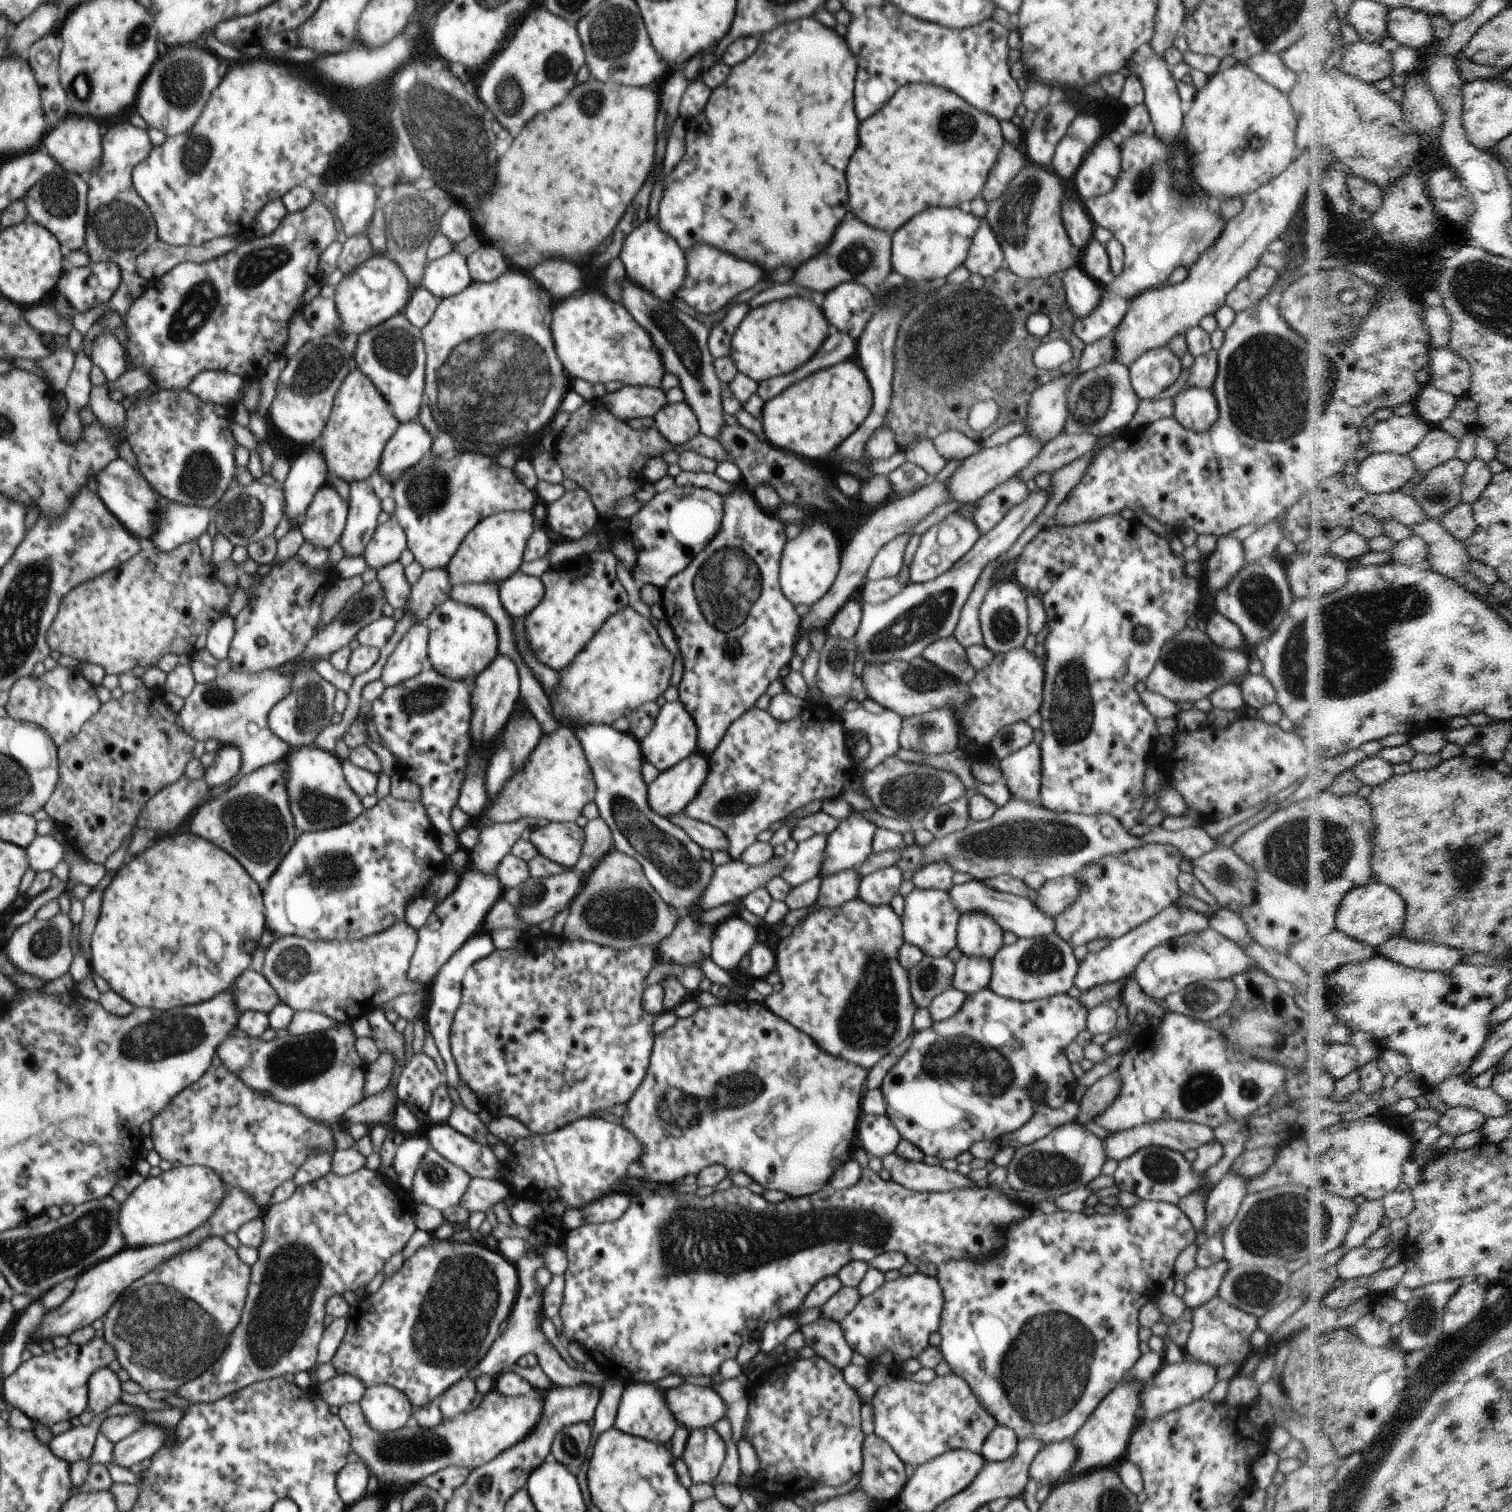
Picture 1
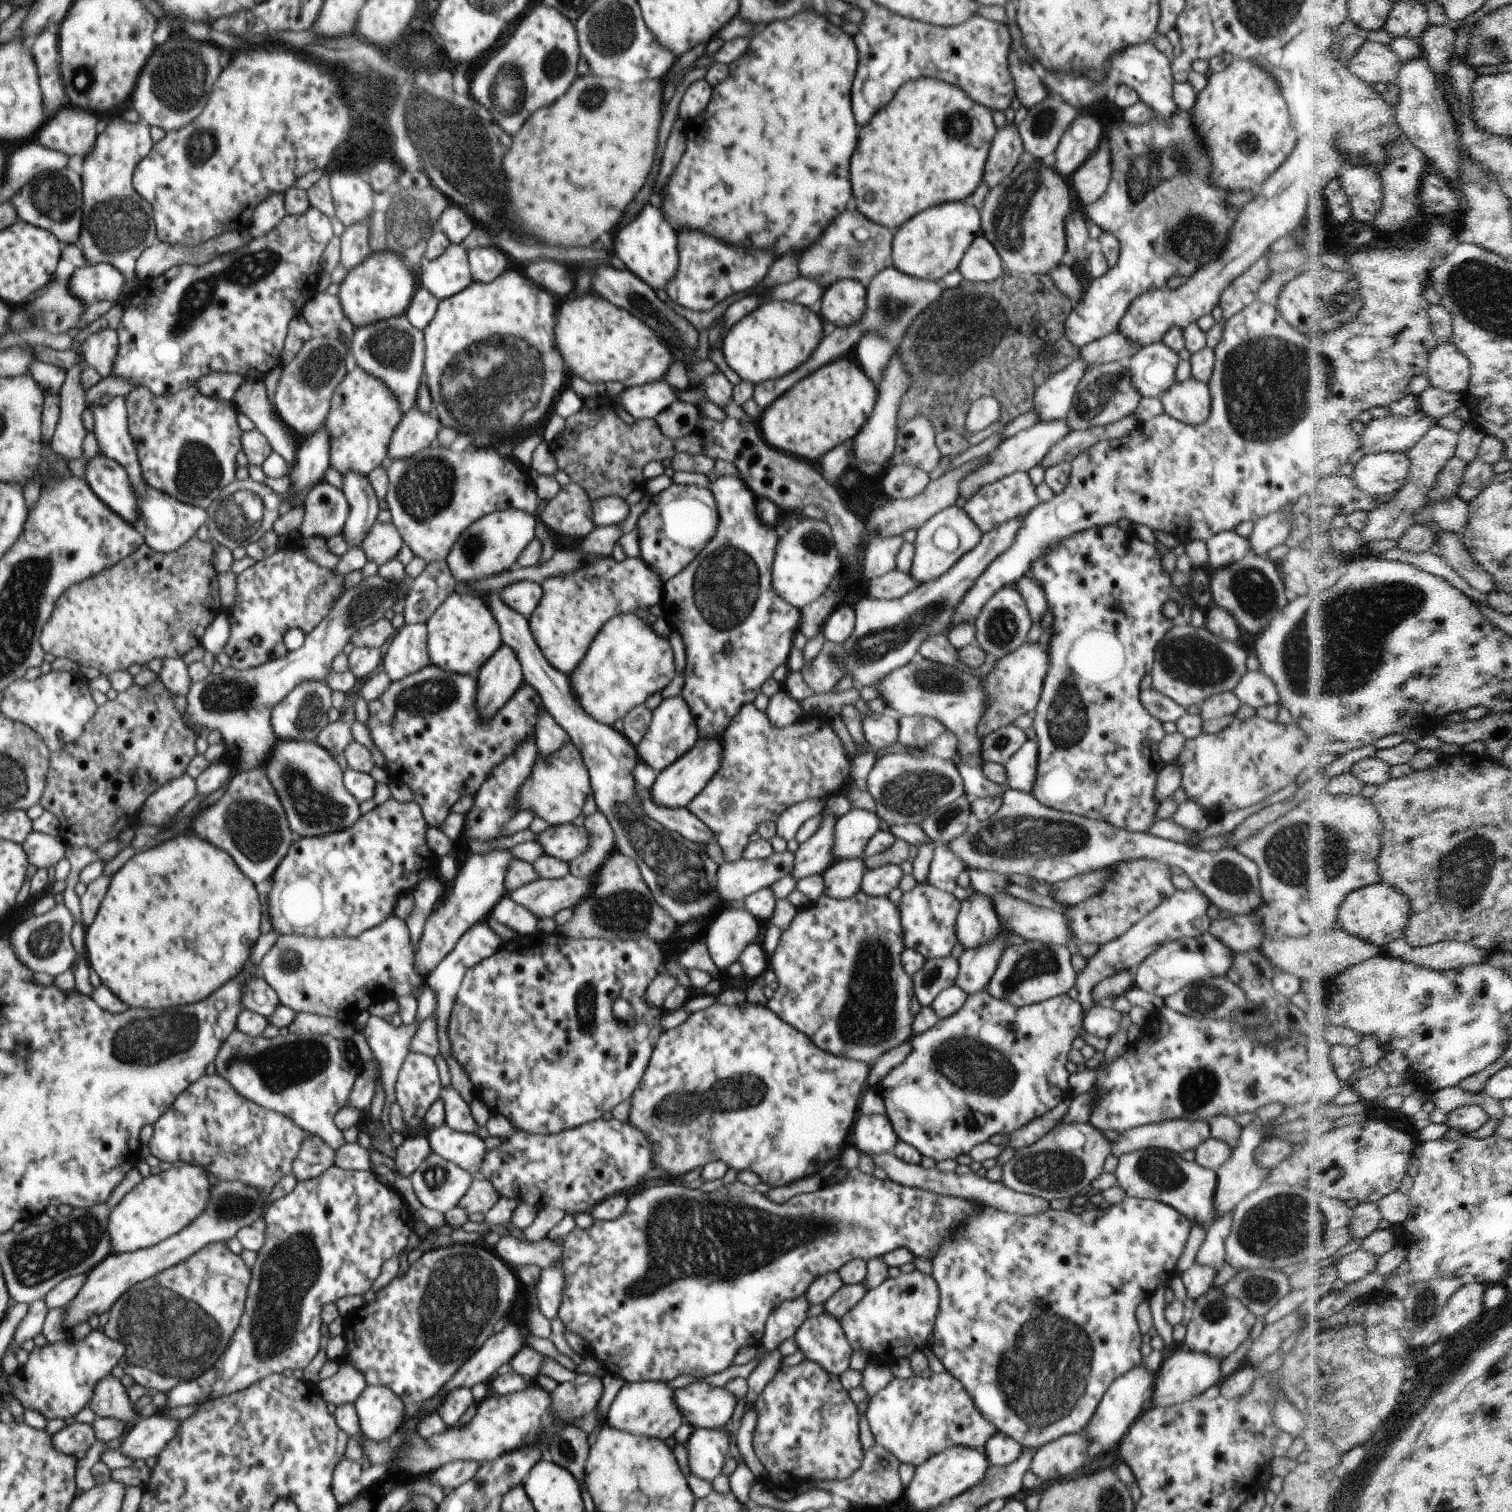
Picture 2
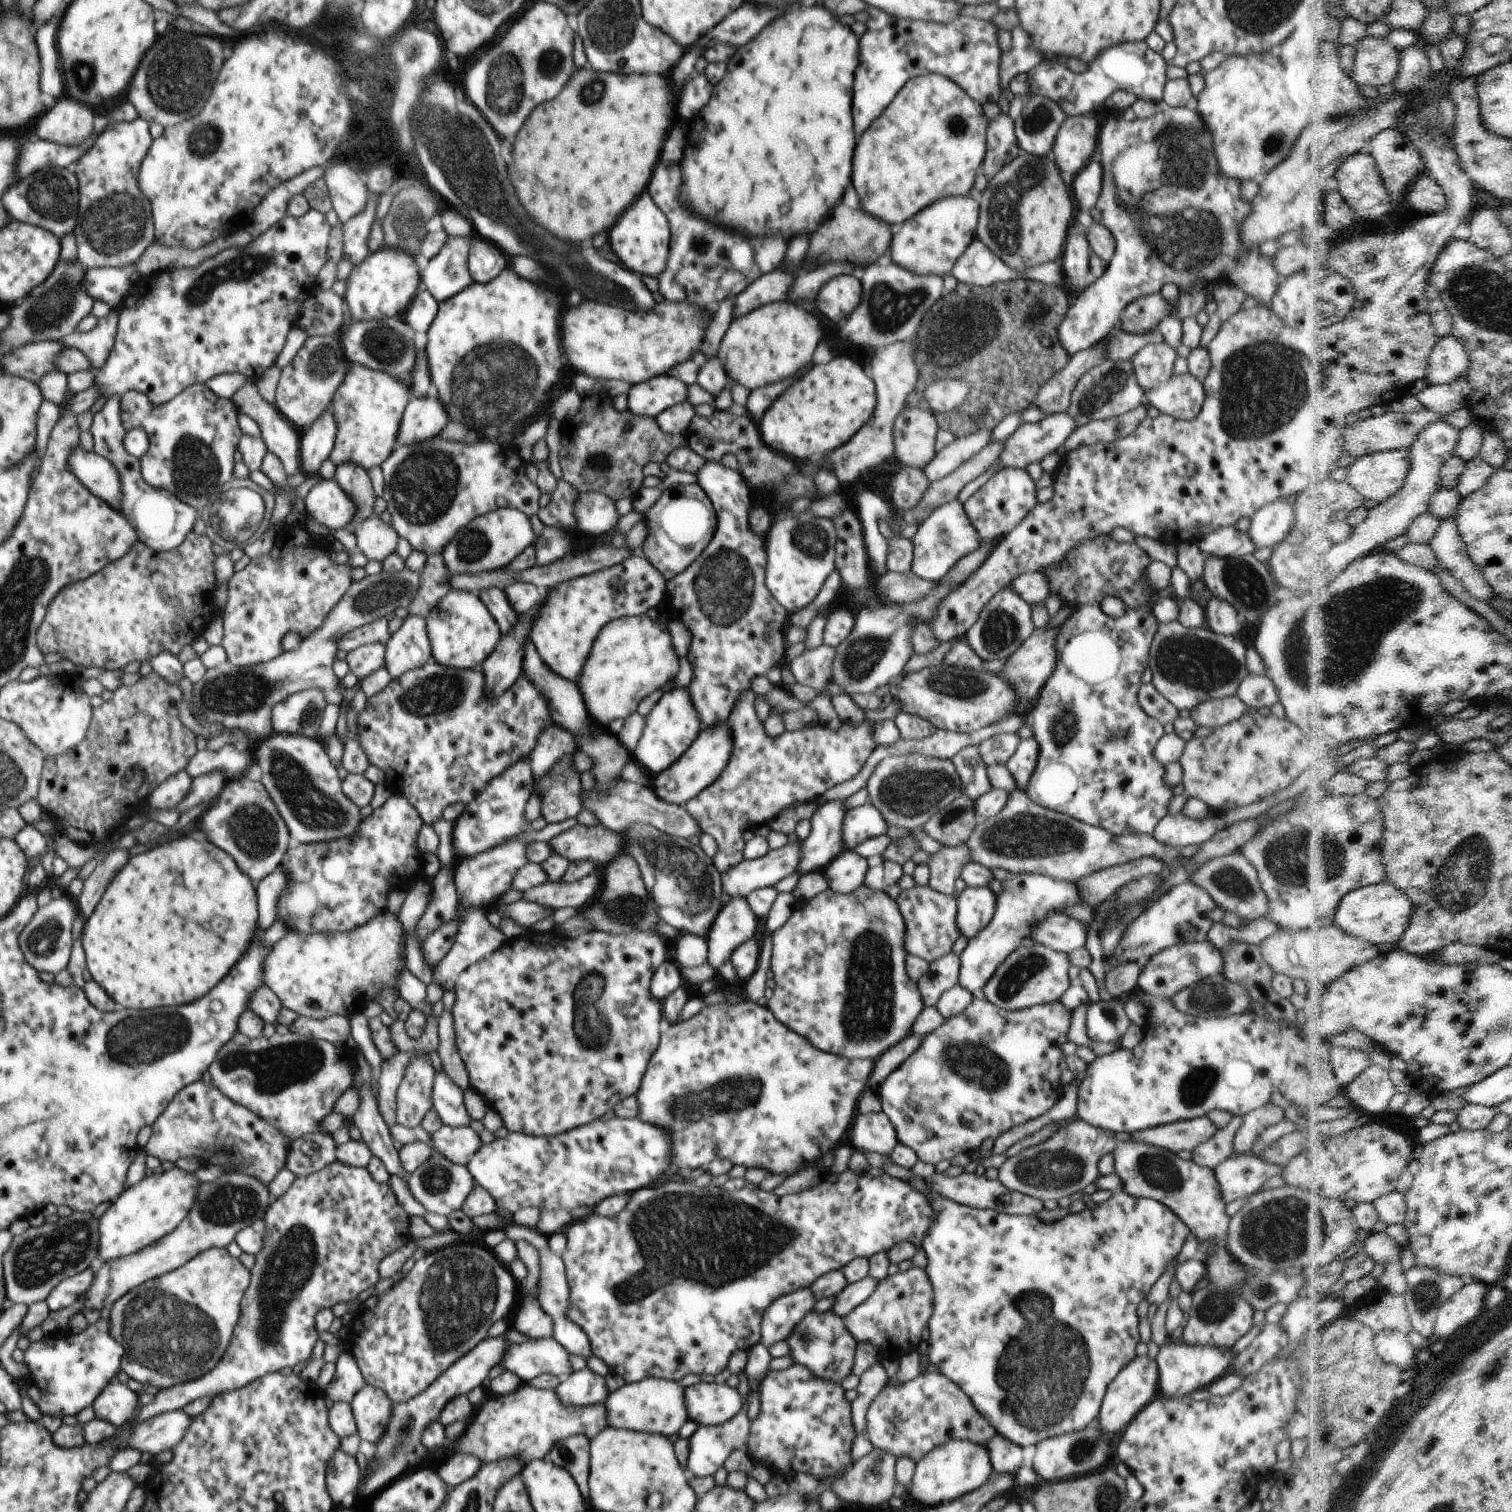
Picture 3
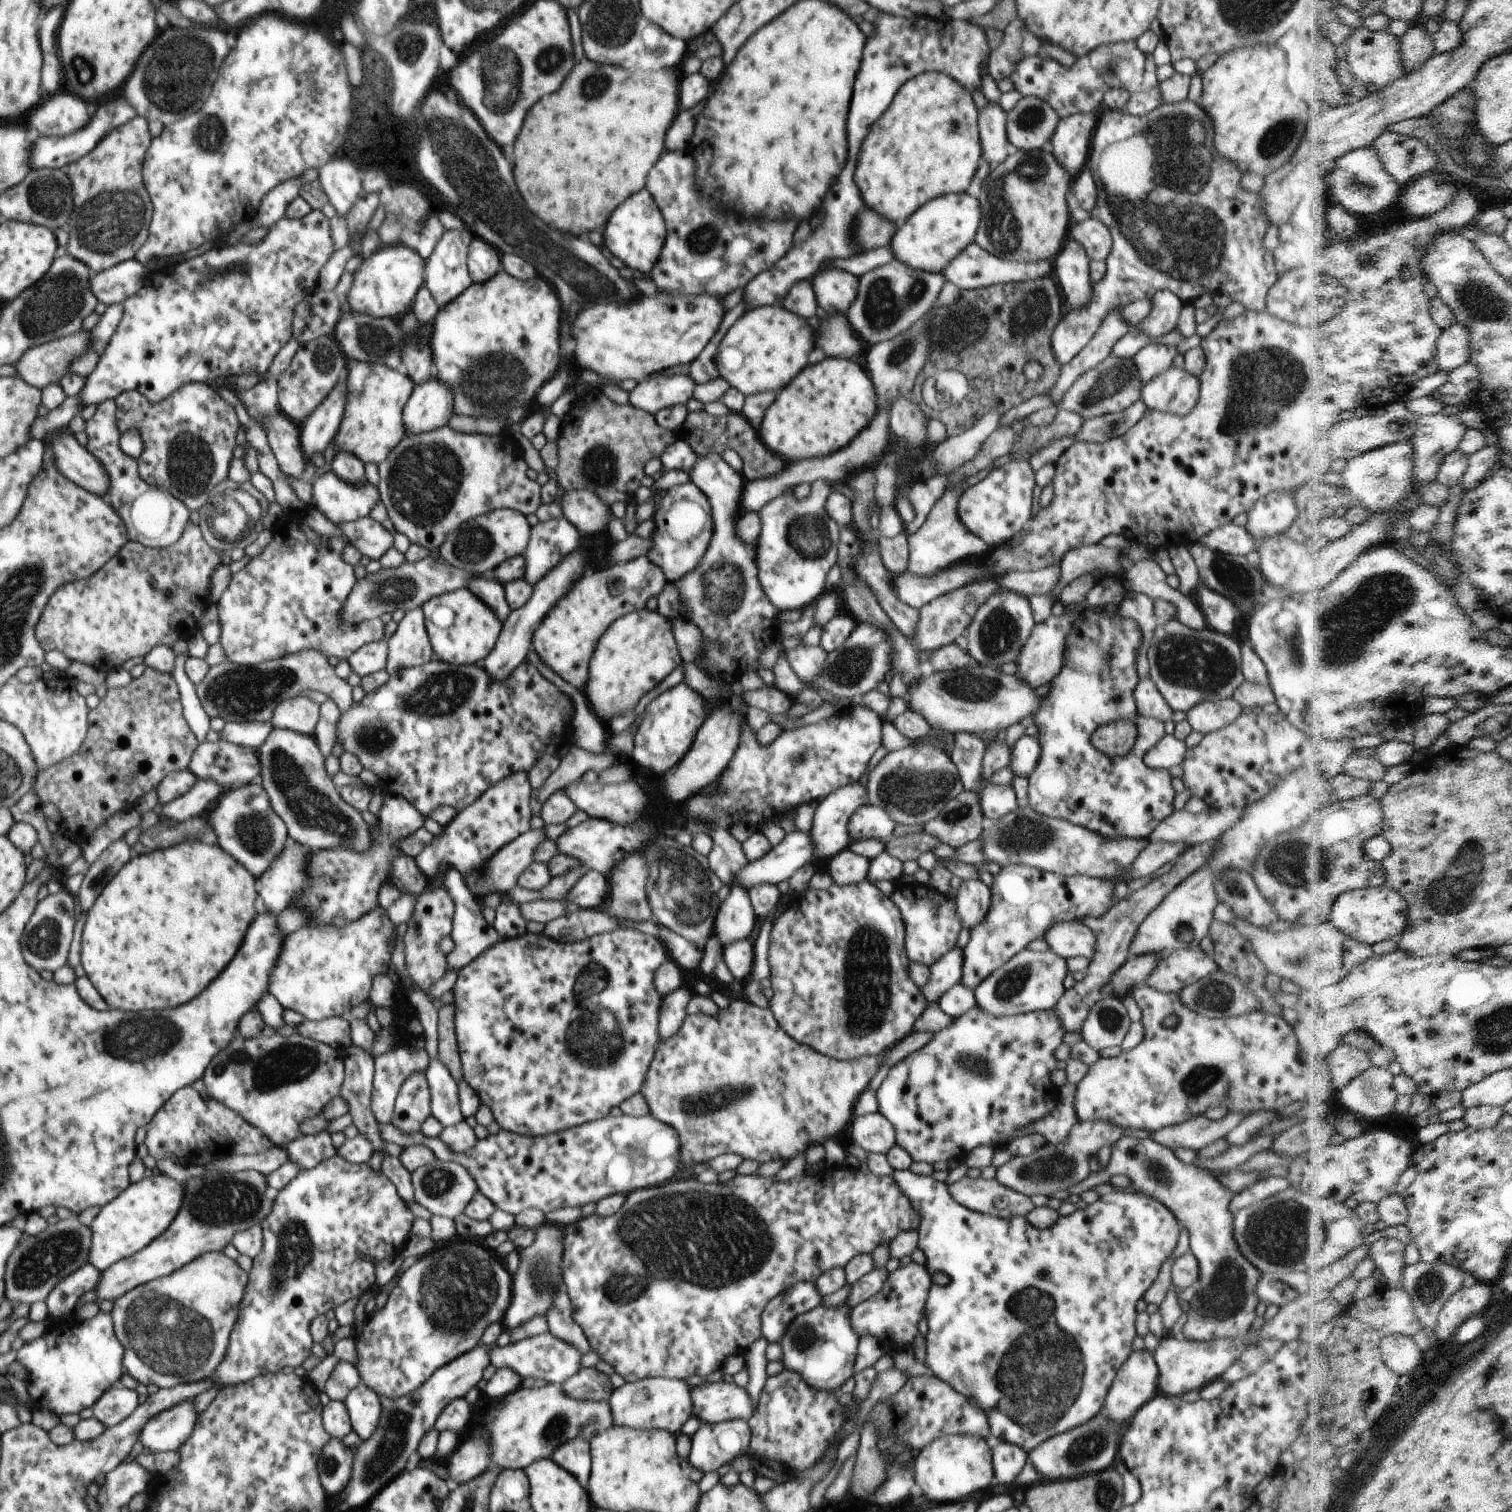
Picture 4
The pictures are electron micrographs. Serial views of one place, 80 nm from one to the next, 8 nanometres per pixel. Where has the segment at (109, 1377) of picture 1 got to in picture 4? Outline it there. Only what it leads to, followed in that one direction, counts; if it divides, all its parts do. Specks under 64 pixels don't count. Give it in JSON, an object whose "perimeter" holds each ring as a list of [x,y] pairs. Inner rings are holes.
{"perimeter":[[[118,1384],[110,1387],[93,1406],[93,1416],[104,1423],[106,1428],[113,1427],[130,1416],[138,1404],[138,1393]]]}

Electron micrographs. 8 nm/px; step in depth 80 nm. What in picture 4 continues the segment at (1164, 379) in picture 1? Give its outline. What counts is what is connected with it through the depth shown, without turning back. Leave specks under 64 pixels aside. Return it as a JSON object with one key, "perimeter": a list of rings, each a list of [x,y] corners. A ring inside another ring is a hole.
{"perimeter":[[[1150,343],[1142,347],[1134,356],[1133,361],[1139,372],[1140,380],[1145,385],[1155,376],[1166,372],[1172,367],[1172,360],[1177,355],[1176,346]]]}

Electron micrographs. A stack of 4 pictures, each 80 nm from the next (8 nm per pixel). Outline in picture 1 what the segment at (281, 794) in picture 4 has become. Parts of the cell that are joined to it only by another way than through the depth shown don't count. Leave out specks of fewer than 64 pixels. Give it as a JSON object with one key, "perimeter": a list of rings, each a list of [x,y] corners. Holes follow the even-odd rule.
{"perimeter":[[[313,745],[293,747],[285,756],[285,765],[289,770],[287,777],[289,805],[295,820],[295,827],[298,830],[312,832],[342,826],[347,822],[352,822],[365,809],[361,798],[350,788],[343,773],[342,760],[336,754]]]}

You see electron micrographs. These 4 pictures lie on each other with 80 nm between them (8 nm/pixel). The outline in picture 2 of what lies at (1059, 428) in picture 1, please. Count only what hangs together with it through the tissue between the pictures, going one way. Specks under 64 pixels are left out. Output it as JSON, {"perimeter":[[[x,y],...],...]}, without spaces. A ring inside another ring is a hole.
{"perimeter":[[[1079,356],[1066,369],[1046,378],[1036,388],[1036,394],[1033,394],[1033,411],[1037,413],[1039,421],[1050,422],[1067,418],[1072,397],[1087,366]]]}

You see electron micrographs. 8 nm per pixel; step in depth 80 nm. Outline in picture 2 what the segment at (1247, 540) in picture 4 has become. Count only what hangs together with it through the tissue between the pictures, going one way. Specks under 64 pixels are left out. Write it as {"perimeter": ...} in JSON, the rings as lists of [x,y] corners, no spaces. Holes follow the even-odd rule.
{"perimeter":[[[1224,531],[1211,536],[1207,541],[1209,557],[1206,570],[1216,572],[1232,563],[1241,561],[1252,552],[1249,542],[1235,531]]]}

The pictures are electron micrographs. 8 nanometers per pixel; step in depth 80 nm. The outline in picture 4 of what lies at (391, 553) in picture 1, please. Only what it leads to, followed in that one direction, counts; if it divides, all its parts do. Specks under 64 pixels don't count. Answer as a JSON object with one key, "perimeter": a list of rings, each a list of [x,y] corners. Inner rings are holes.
{"perimeter":[[[369,515],[337,525],[363,557],[379,560],[393,547],[393,535]]]}

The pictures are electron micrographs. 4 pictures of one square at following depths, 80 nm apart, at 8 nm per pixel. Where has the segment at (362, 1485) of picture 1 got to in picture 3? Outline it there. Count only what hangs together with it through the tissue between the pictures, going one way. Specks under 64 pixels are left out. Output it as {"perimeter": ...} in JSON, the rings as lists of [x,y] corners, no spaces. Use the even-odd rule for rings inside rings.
{"perimeter":[[[338,1449],[328,1461],[325,1481],[336,1507],[348,1503],[358,1493],[361,1469],[356,1460]]]}

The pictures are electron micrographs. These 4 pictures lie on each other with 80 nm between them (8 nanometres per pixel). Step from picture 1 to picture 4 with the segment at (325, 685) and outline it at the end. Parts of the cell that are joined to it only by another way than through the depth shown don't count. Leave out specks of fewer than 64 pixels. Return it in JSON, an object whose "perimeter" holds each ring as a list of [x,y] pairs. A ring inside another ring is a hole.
{"perimeter":[[[296,695],[284,699],[276,706],[271,723],[276,729],[288,729],[314,737],[314,731],[319,721],[320,707],[310,698]]]}

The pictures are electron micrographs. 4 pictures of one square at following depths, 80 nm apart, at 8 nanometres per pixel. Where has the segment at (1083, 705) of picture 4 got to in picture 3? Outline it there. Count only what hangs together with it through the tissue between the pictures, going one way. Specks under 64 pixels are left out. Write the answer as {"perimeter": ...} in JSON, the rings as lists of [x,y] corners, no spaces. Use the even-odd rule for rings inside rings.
{"perimeter":[[[1106,534],[1104,536],[1096,537],[1087,541],[1079,542],[1079,545],[1076,545],[1074,548],[1071,548],[1069,550],[1069,553],[1065,554],[1065,557],[1060,561],[1057,562],[1055,565],[1047,566],[1046,569],[1042,570],[1042,572],[1045,574],[1045,577],[1047,578],[1050,593],[1054,592],[1054,594],[1058,594],[1061,598],[1062,606],[1069,603],[1070,605],[1073,605],[1075,609],[1072,611],[1072,614],[1059,626],[1059,633],[1056,635],[1055,638],[1055,648],[1057,649],[1057,661],[1056,666],[1054,669],[1054,672],[1051,674],[1050,677],[1047,678],[1047,681],[1044,683],[1044,686],[1042,687],[1042,690],[1039,694],[1039,697],[1037,698],[1037,704],[1033,707],[1033,711],[1031,712],[1030,716],[1030,723],[1032,724],[1032,730],[1033,730],[1033,736],[1036,739],[1036,742],[1040,745],[1040,752],[1038,755],[1037,765],[1035,768],[1035,771],[1032,773],[1032,776],[1030,777],[1028,786],[1026,788],[1026,792],[1028,793],[1028,796],[1035,802],[1038,803],[1041,807],[1044,807],[1045,809],[1050,809],[1062,814],[1067,814],[1068,816],[1071,816],[1072,818],[1075,818],[1076,820],[1085,822],[1086,824],[1091,824],[1094,826],[1102,827],[1103,829],[1108,830],[1109,833],[1112,834],[1141,834],[1141,835],[1152,835],[1154,832],[1154,829],[1156,828],[1156,825],[1158,822],[1160,822],[1160,819],[1162,817],[1165,817],[1167,812],[1167,806],[1170,802],[1170,799],[1172,798],[1173,789],[1170,788],[1167,784],[1164,783],[1164,771],[1165,766],[1154,756],[1155,746],[1157,745],[1157,742],[1164,736],[1164,726],[1161,722],[1158,722],[1155,718],[1152,718],[1151,716],[1148,716],[1146,712],[1144,712],[1144,709],[1140,706],[1139,700],[1138,700],[1138,693],[1139,688],[1141,687],[1142,683],[1140,682],[1140,678],[1142,678],[1142,673],[1146,668],[1149,666],[1149,654],[1151,649],[1151,644],[1153,641],[1153,638],[1156,636],[1158,627],[1160,622],[1154,617],[1154,613],[1152,613],[1153,609],[1153,603],[1152,603],[1152,595],[1154,593],[1160,593],[1160,592],[1154,592],[1149,587],[1149,582],[1147,580],[1147,576],[1145,575],[1147,566],[1151,563],[1150,557],[1148,554],[1140,549],[1138,545],[1136,545],[1136,541],[1134,542],[1117,542],[1116,540],[1112,539],[1110,537],[1110,534]],[[1106,596],[1120,596],[1125,604],[1125,614],[1122,617],[1119,618],[1112,618],[1109,615],[1106,615],[1102,608],[1100,607],[1100,602],[1106,598]]]}

